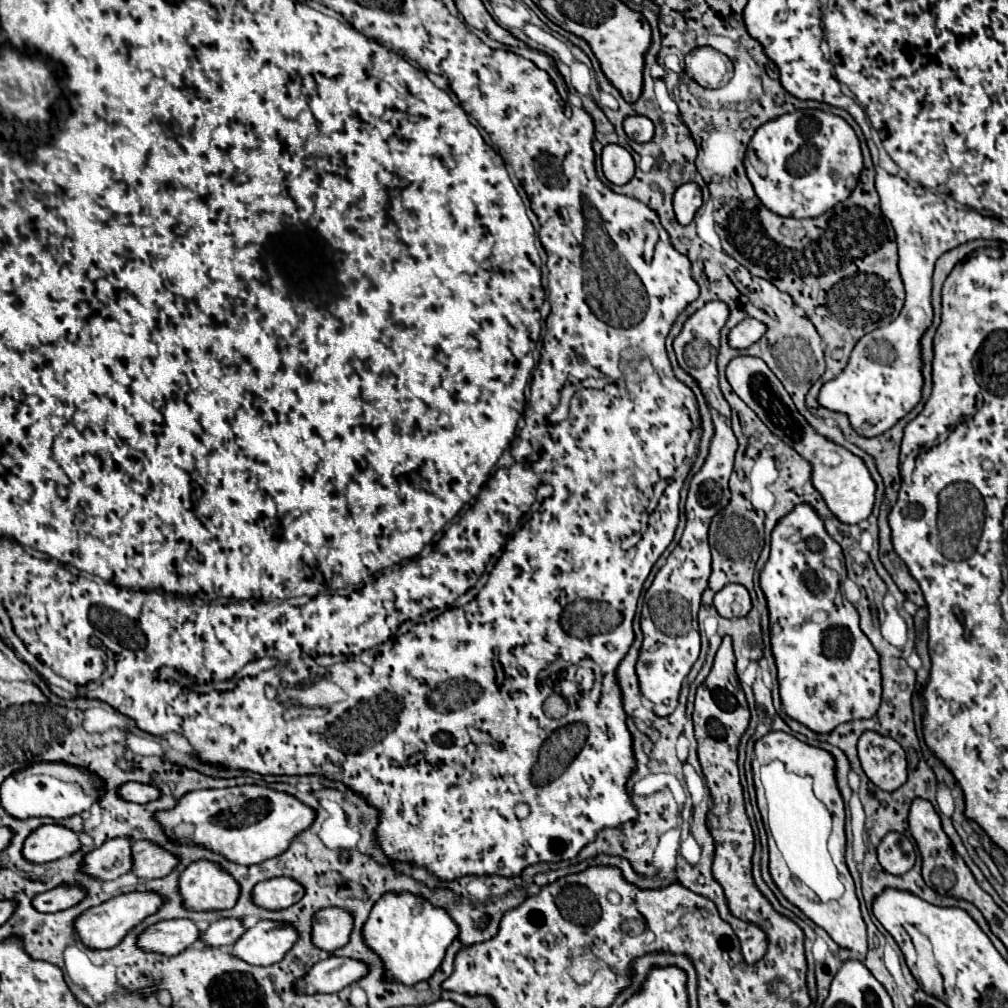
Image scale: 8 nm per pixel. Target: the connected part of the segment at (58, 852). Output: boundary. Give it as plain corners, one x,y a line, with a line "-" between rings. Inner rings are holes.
46,824
34,830
24,842
24,858
36,864
52,862
78,852
82,846
80,836
60,824

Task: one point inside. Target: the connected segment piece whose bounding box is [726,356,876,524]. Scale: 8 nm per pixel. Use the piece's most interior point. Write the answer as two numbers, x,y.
842,477

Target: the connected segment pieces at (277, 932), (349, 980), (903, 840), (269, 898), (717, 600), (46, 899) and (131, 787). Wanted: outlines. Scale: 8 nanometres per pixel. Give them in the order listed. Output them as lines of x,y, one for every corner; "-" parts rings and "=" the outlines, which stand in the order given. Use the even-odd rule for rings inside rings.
262,920
246,930
246,934
232,946
232,954
250,964
270,966
280,962
292,950
298,938
300,932
292,924
=
332,954
326,960
316,962
316,966
312,966
312,970
300,982
296,982
296,992
338,992
364,978
368,972
370,968
366,962
=
888,832
878,846
878,860
886,872
904,874
914,866
914,846
906,836
898,832
=
280,876
258,884
254,888
254,902
268,910
282,910
300,902
304,894
306,894
306,888
298,880
=
728,584
714,596
714,606
720,616
736,618
736,616
746,616
750,612
752,600
744,586
=
60,884
48,892
42,892
34,898
34,908
40,912
60,912
66,908
76,906
86,898
86,890
82,886
70,886
70,884
=
126,782
124,786
120,786
120,796
130,800
130,802
138,802
138,804
146,804
152,802
156,798
160,798
160,788
154,784
140,784
140,782

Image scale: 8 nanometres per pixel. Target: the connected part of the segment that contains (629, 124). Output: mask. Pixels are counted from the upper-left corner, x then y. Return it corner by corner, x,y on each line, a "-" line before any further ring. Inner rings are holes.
640,114
628,116
624,120
624,130
632,140
644,144
644,142
650,142
654,136
654,122
646,116
640,116

